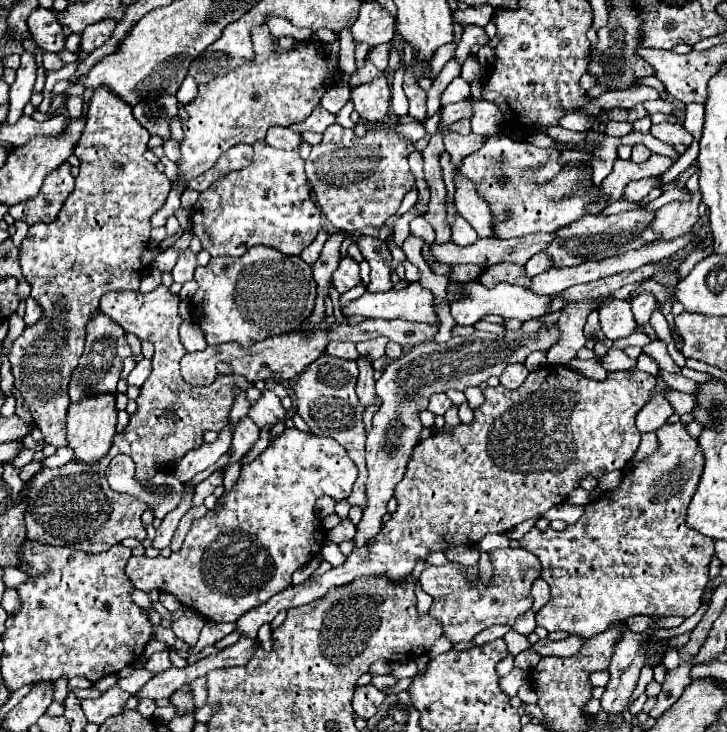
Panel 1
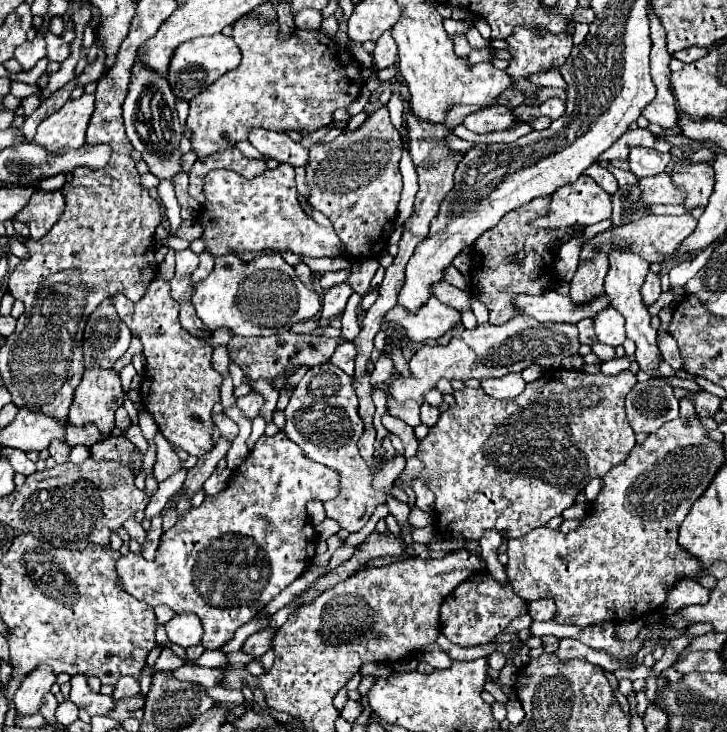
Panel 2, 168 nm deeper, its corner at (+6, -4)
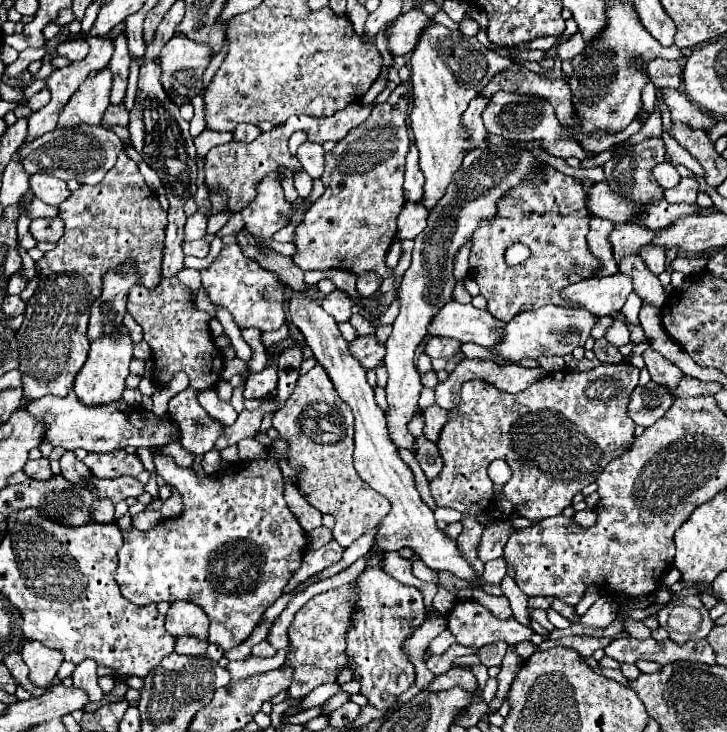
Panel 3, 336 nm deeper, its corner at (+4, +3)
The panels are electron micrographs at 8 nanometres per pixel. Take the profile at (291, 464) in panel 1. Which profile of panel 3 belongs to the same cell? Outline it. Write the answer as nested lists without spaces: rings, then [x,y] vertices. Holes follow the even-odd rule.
[[[276,439],[274,445],[272,445],[272,449],[268,451],[268,459],[260,459],[260,461],[236,461],[236,463],[232,463],[232,465],[228,465],[228,467],[216,471],[214,475],[206,475],[206,477],[196,477],[196,473],[194,473],[192,469],[178,467],[170,455],[162,455],[162,453],[158,453],[156,449],[150,449],[150,453],[152,453],[152,457],[154,457],[156,473],[158,473],[170,487],[174,487],[174,489],[180,493],[180,497],[184,499],[184,513],[182,513],[178,519],[164,519],[164,521],[160,521],[160,523],[158,523],[156,527],[152,527],[150,531],[138,531],[136,527],[130,527],[130,529],[122,531],[122,535],[124,535],[124,545],[122,545],[120,551],[118,551],[118,561],[120,561],[120,563],[118,563],[118,569],[116,569],[116,573],[114,573],[114,579],[116,579],[116,583],[120,585],[122,595],[124,595],[126,599],[130,599],[134,605],[148,605],[148,603],[160,603],[160,601],[174,603],[174,601],[178,601],[178,599],[182,599],[182,601],[192,601],[192,603],[200,605],[200,607],[206,611],[206,615],[210,617],[210,637],[208,637],[208,641],[220,645],[224,651],[226,651],[226,649],[232,649],[232,647],[240,645],[242,641],[246,641],[246,639],[250,637],[250,633],[254,631],[254,627],[260,623],[264,611],[266,611],[270,605],[274,605],[274,601],[282,595],[282,589],[286,587],[288,579],[290,579],[292,573],[300,567],[302,555],[304,555],[304,549],[306,549],[306,533],[304,533],[304,529],[298,525],[296,517],[292,515],[292,511],[288,509],[288,505],[286,505],[286,501],[284,501],[284,495],[282,495],[282,493],[284,493],[284,491],[282,491],[282,471],[280,471],[278,459],[274,457],[274,455],[278,453],[278,455],[282,455],[282,457],[286,459],[286,441]]]

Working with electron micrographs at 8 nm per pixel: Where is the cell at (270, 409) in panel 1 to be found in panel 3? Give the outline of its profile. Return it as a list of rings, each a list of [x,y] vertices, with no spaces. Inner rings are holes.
[[[268,363],[260,373],[252,373],[246,381],[244,389],[244,399],[262,399],[270,391],[276,389],[278,375],[276,375],[276,363]]]

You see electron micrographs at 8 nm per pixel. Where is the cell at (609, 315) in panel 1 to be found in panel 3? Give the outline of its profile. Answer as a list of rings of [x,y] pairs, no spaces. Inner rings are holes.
[[[614,321],[614,325],[612,325],[610,331],[606,333],[606,339],[608,339],[610,345],[614,345],[614,347],[622,347],[622,345],[626,345],[626,343],[630,341],[630,333],[626,331],[626,325]]]

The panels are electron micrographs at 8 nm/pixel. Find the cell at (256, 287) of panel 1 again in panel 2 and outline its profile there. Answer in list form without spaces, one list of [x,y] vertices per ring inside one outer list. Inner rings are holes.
[[[236,254],[216,258],[214,270],[196,286],[192,304],[208,330],[226,328],[232,336],[240,338],[274,336],[320,312],[318,292],[308,290],[280,254],[264,254],[250,262],[244,262]]]

